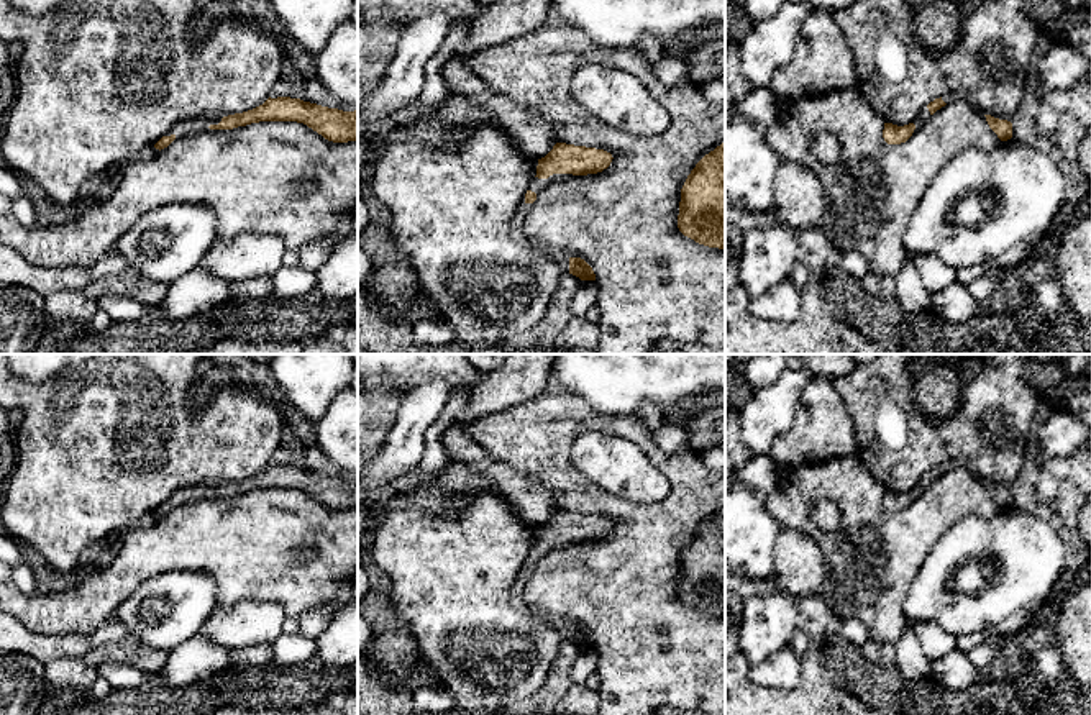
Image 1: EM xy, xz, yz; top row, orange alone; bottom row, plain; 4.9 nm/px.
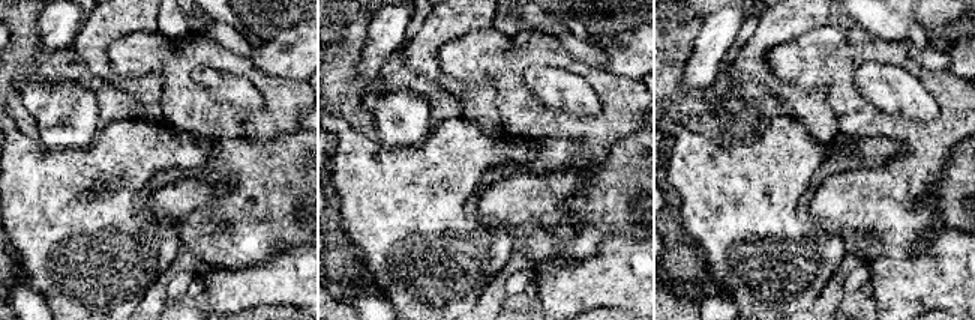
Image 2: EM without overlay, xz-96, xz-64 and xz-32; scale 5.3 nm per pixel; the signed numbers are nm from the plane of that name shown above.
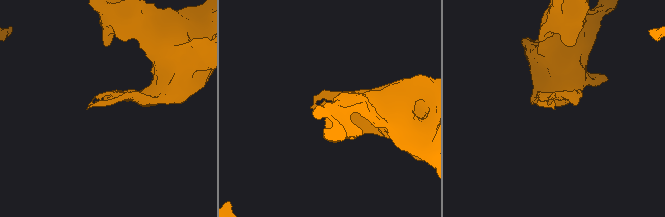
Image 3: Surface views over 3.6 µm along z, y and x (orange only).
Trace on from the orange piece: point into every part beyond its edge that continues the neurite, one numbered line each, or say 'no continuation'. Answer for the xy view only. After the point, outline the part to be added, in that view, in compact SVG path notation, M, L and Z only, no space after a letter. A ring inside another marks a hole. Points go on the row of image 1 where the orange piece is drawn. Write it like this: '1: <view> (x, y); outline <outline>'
1: xy (199, 125); outline M199 116L195 120L185 120L179 121L171 126L171 130L164 136L174 134L177 138L190 136L190 134L199 134L203 131L208 131L210 125L218 125L221 120L218 118L208 118L208 116Z

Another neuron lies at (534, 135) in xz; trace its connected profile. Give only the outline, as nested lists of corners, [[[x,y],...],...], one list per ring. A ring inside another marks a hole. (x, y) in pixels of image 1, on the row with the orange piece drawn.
[[[499,0],[481,8],[463,48],[443,66],[441,75],[451,95],[468,97],[481,103],[523,154],[533,159],[545,157],[556,143],[555,130],[548,120],[532,115],[512,97],[492,92],[472,72],[468,59],[495,44],[530,34],[553,21],[551,0]]]

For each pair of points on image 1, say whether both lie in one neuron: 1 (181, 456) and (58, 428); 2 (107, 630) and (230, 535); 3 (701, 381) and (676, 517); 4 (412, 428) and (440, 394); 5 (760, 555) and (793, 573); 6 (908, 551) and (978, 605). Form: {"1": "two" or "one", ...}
{"1": "one", "2": "two", "3": "two", "4": "one", "5": "two", "6": "two"}

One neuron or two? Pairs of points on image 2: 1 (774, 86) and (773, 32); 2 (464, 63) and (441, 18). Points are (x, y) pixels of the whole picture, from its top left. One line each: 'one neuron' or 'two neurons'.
1: one neuron
2: two neurons

